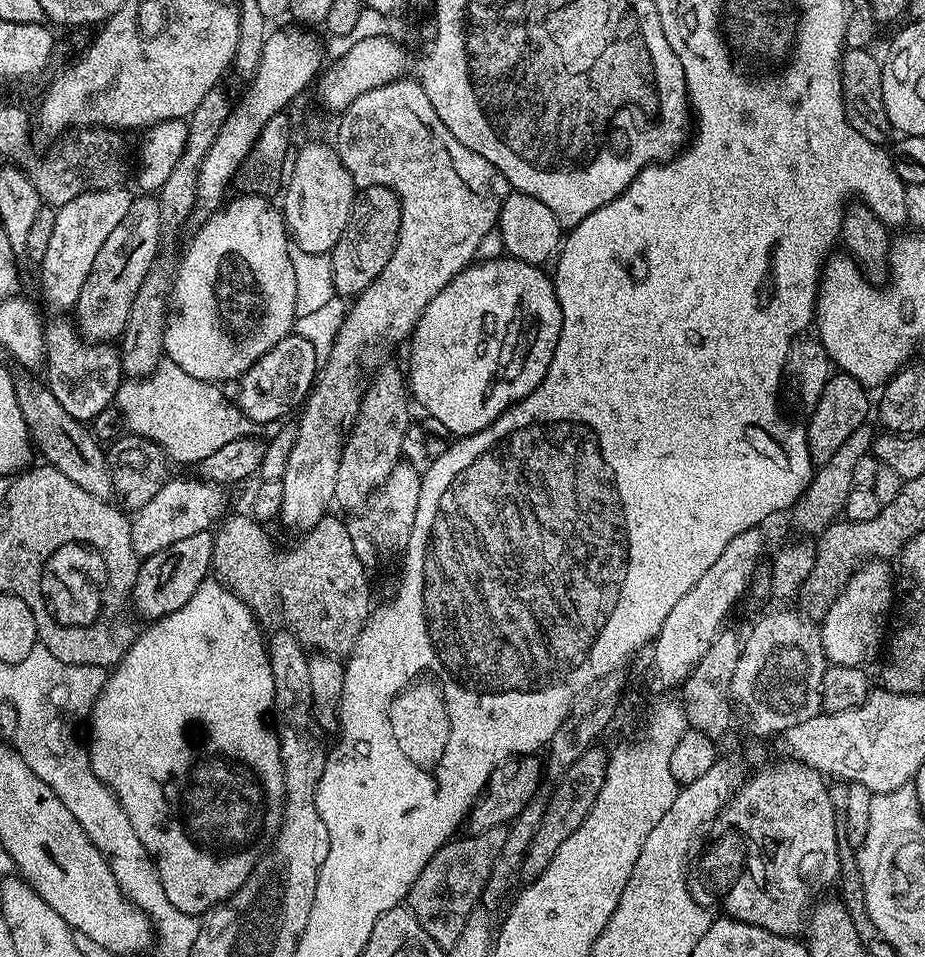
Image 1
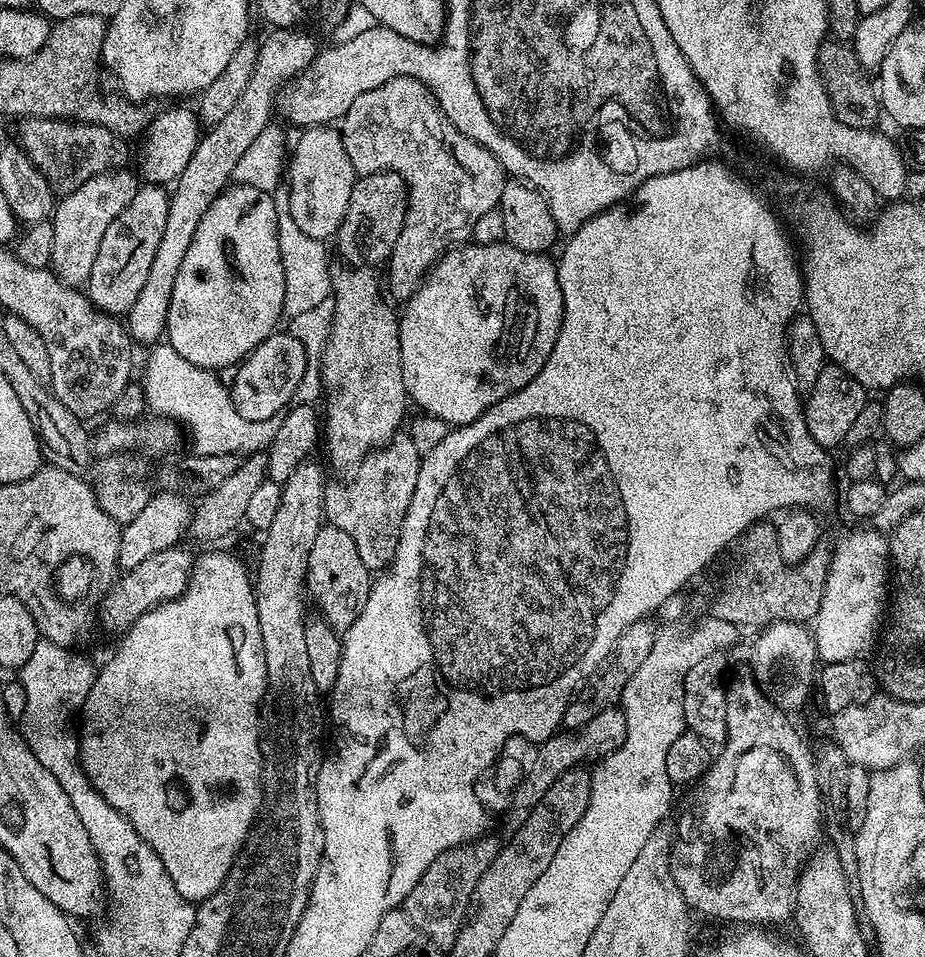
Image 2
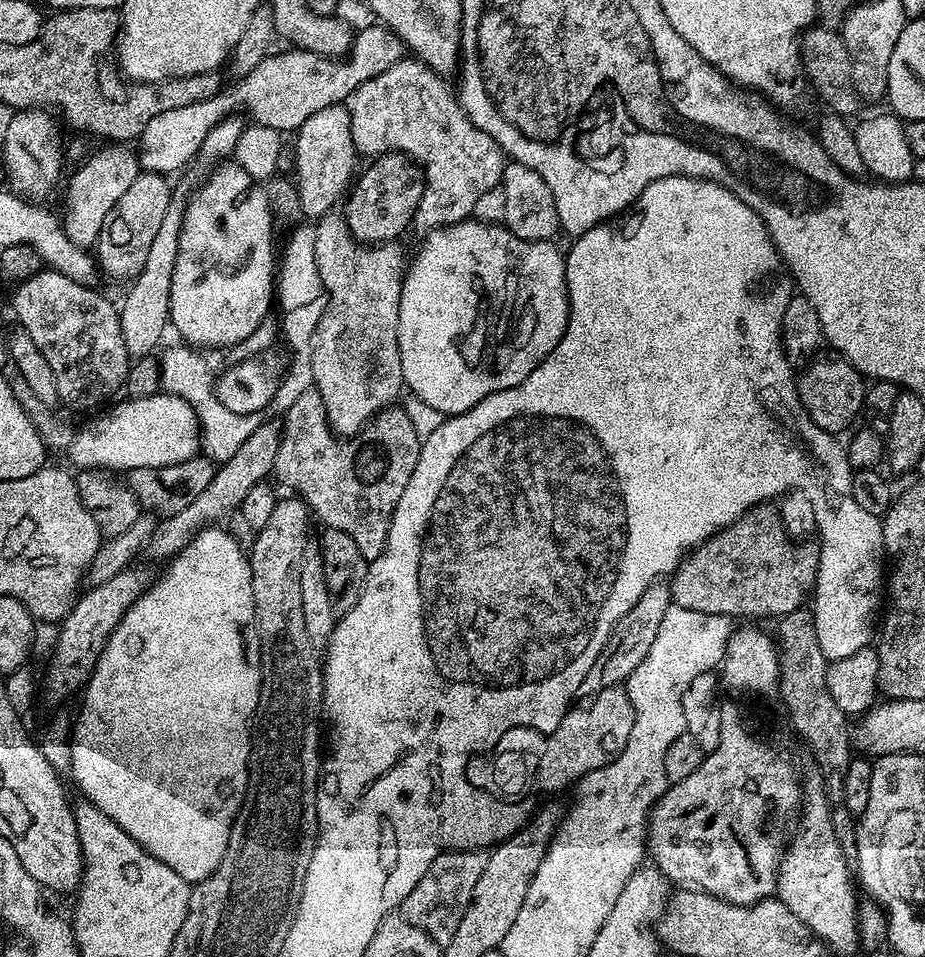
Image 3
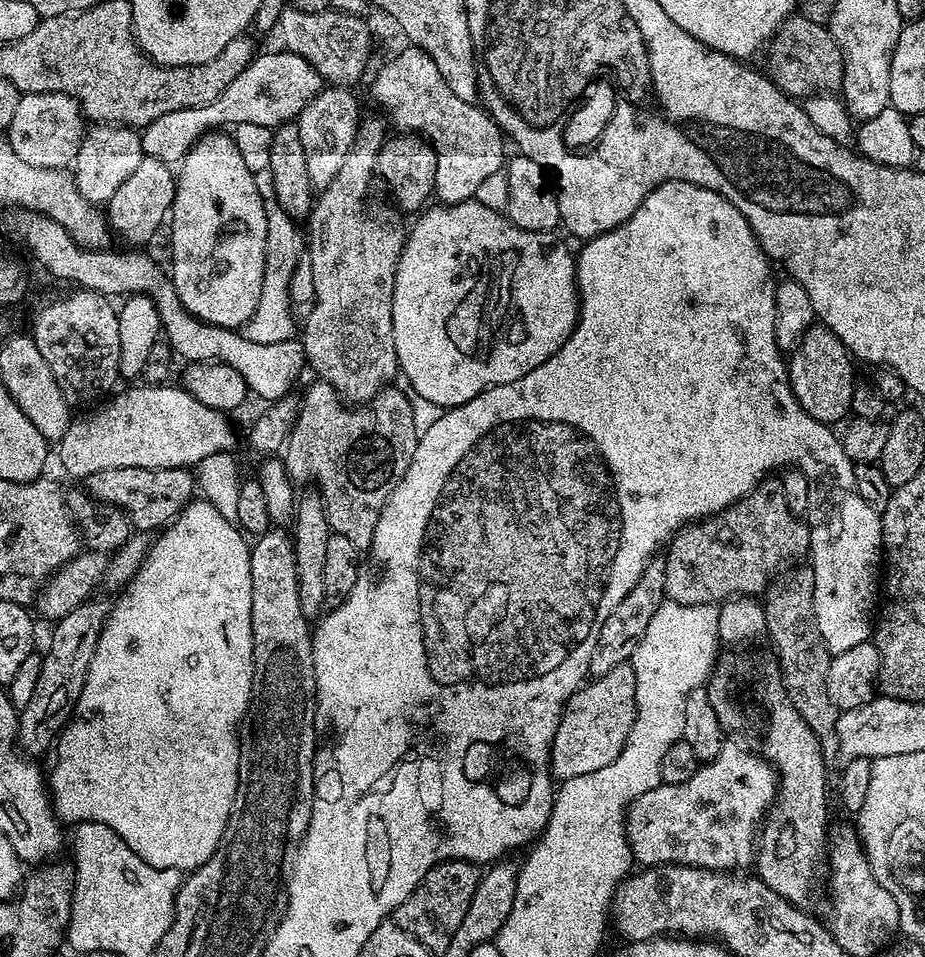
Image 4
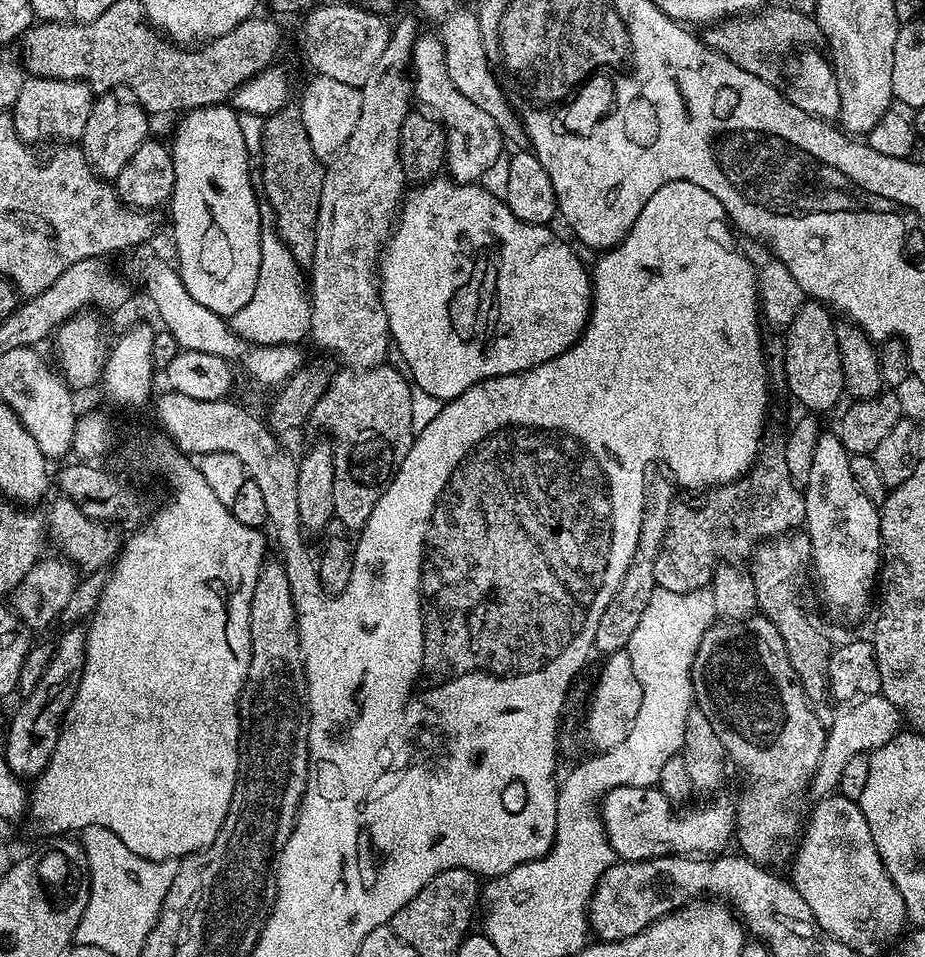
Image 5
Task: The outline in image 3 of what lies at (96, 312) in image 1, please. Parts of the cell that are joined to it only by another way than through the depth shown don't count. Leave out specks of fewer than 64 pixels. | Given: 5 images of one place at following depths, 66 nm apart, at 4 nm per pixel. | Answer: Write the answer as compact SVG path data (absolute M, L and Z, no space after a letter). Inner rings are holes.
M141 171L138 178L134 178L130 190L122 194L108 215L100 237L94 245L94 256L98 261L101 273L113 276L116 280L131 281L144 266L150 255L150 246L160 238L162 232L162 218L166 218L166 210L172 205L174 193L168 185L169 177L154 172Z

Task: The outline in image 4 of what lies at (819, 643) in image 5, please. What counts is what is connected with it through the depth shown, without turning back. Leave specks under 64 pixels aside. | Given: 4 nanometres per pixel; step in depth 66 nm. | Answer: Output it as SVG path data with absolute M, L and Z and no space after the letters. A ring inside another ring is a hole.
M799 565L799 570L783 573L765 589L764 605L765 633L774 642L776 659L780 663L784 685L799 716L806 722L819 740L825 761L835 761L840 752L837 722L841 710L833 704L826 687L826 673L832 654L818 632L815 614L816 574L815 567Z

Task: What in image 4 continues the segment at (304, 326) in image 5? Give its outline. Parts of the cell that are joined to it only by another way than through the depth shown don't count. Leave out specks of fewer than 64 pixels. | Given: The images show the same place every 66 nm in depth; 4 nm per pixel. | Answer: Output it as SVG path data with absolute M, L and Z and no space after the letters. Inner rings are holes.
M269 168L254 173L256 185L264 199L266 210L266 266L262 276L262 298L258 302L258 310L243 325L244 335L254 342L282 342L291 340L297 335L298 320L292 317L294 303L291 296L291 275L306 252L306 236L301 225L292 218L279 204L275 196L274 178Z

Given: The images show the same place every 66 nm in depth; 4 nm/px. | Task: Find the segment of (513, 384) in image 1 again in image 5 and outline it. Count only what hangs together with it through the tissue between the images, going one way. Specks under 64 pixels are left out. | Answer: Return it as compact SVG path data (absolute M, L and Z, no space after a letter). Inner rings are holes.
M440 174L413 187L416 189L413 192L411 189L405 195L398 209L398 219L378 264L380 297L388 315L388 335L391 343L395 351L396 348L400 351L405 364L403 367L410 373L411 383L443 402L458 398L458 394L470 390L470 386L483 380L525 372L542 362L558 358L567 348L580 341L580 335L588 325L588 316L592 313L592 278L589 269L584 269L579 254L562 237L555 236L551 227L522 222L522 218L515 216L497 193L495 196L494 193L479 188L480 186L476 182L461 184L458 180Z

